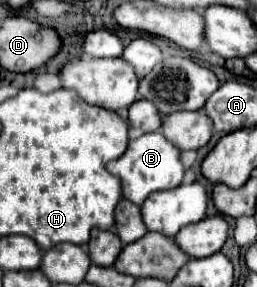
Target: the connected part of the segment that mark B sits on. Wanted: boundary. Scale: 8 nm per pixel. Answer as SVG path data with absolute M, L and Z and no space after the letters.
M161 132L143 134L141 138L131 140L127 146L127 152L121 158L109 162L107 168L111 170L111 174L121 178L123 196L127 200L133 200L133 204L137 206L143 206L143 202L151 192L177 188L185 174L185 166L181 162L181 150L175 144L171 144Z

